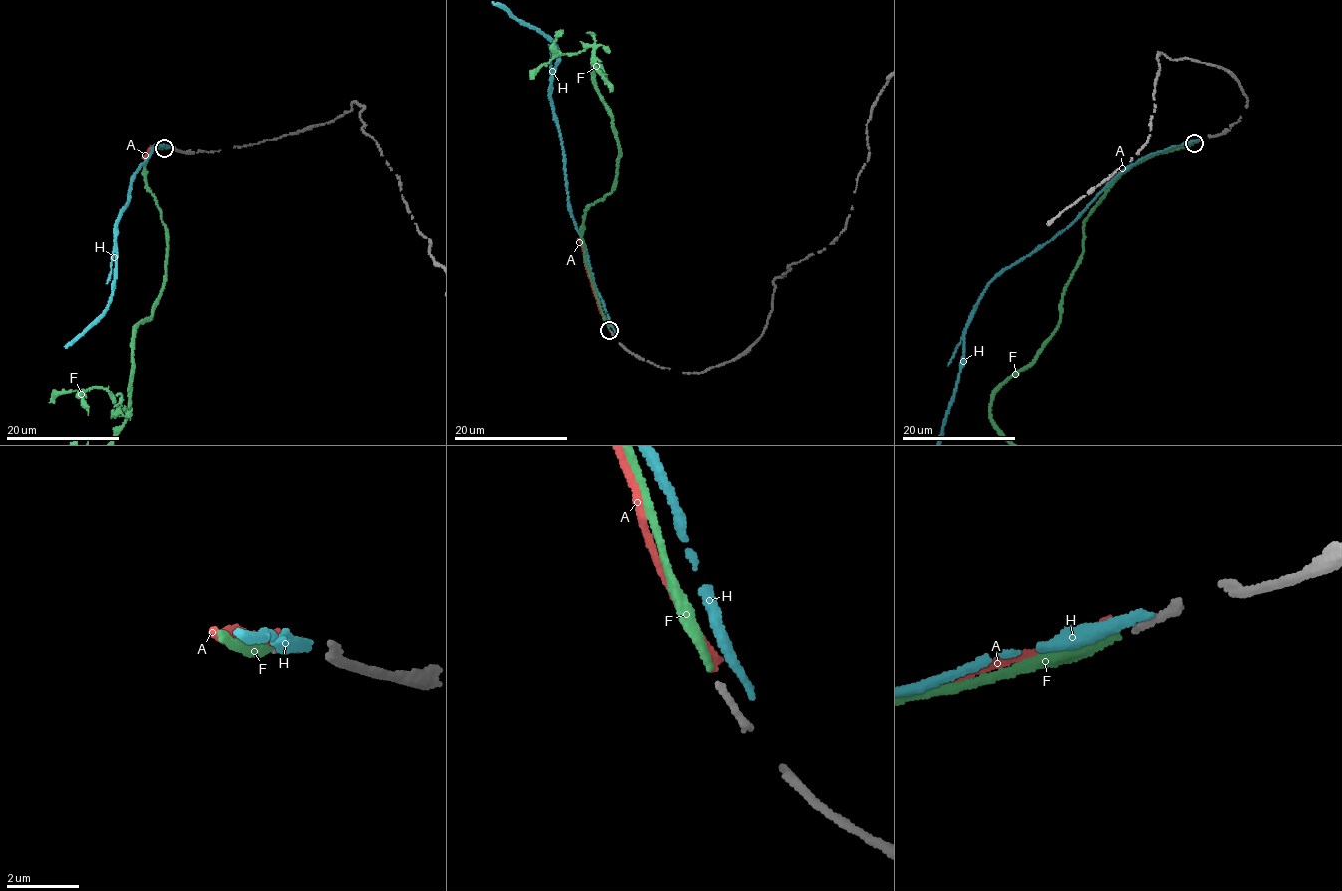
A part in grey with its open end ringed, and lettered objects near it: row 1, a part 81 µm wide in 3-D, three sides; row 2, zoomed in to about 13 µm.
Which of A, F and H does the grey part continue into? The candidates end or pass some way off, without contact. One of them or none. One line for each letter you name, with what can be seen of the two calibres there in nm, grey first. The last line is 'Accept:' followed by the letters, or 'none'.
F: calibres 180 and 240 nm
Accept: F

